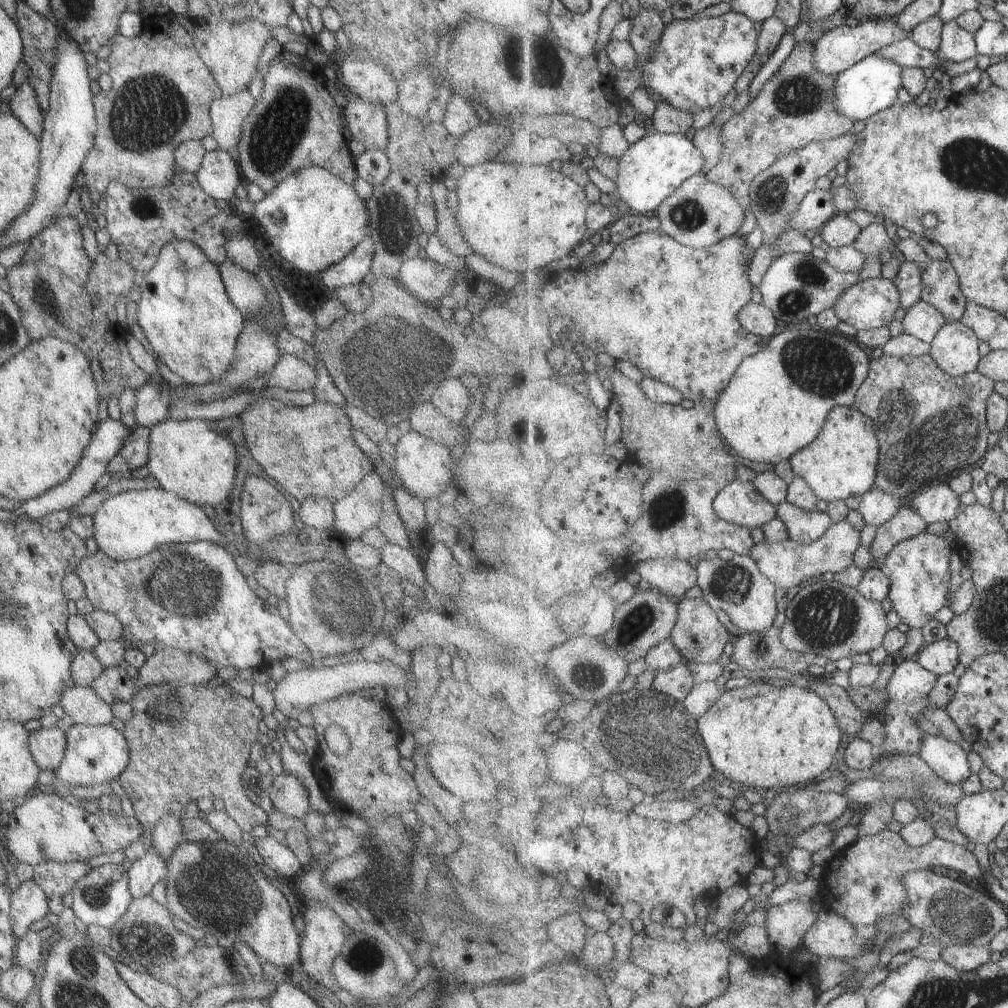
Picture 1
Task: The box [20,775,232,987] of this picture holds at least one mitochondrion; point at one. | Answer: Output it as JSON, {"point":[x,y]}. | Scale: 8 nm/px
{"point":[142,940]}

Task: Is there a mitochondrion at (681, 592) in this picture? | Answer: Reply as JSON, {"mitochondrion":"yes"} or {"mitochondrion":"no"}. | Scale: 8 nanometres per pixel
{"mitochondrion":"no"}

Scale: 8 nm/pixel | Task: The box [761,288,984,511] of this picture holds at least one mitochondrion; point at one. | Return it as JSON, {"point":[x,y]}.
{"point":[925,448]}

